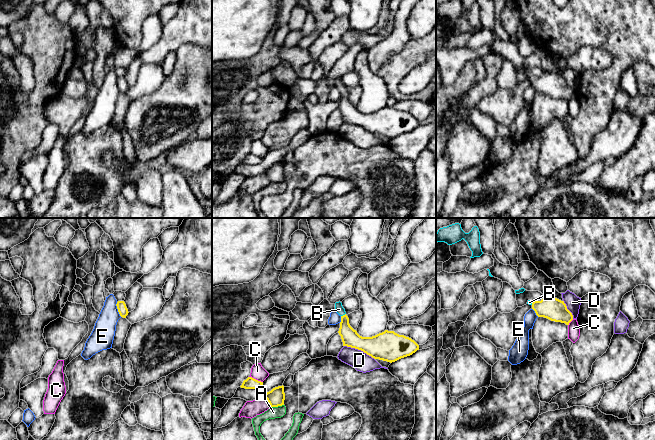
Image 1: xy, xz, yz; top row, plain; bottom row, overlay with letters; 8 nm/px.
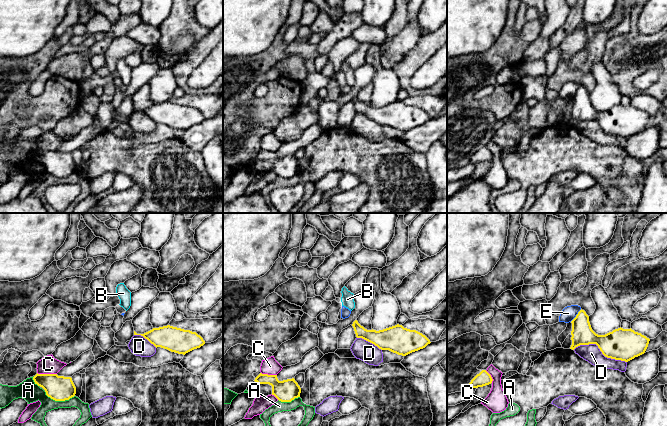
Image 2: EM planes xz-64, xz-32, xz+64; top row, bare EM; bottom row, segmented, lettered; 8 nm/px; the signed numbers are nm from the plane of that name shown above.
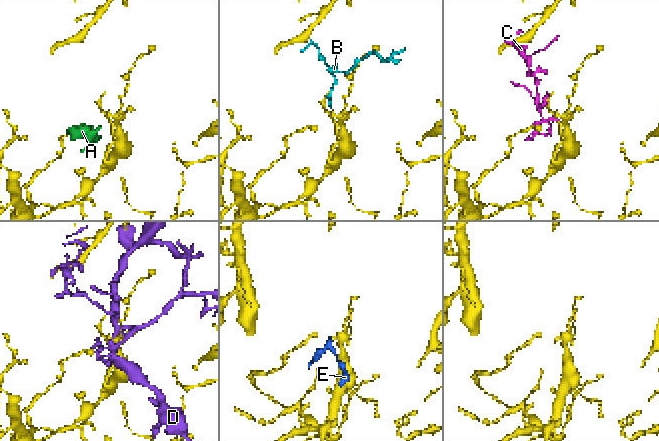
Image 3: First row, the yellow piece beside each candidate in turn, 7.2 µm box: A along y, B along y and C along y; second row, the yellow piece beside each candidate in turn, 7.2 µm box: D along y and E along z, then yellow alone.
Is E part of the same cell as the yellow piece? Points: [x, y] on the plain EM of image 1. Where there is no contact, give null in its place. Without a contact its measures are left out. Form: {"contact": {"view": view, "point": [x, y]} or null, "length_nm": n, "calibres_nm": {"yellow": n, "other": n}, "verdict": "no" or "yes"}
{"contact": {"view": "xy", "point": [117, 84]}, "length_nm": 130, "calibres_nm": {"yellow": 80, "other": 180}, "verdict": "no"}

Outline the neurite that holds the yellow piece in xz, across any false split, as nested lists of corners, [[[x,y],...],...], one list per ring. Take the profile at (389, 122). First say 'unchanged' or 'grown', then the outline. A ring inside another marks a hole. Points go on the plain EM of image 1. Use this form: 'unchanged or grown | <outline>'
grown | [[[335,79],[335,87],[341,92],[339,111],[343,122],[363,127],[374,135],[395,138],[419,126],[419,121],[409,113],[385,106],[372,113],[362,113],[349,100],[342,79]]]

